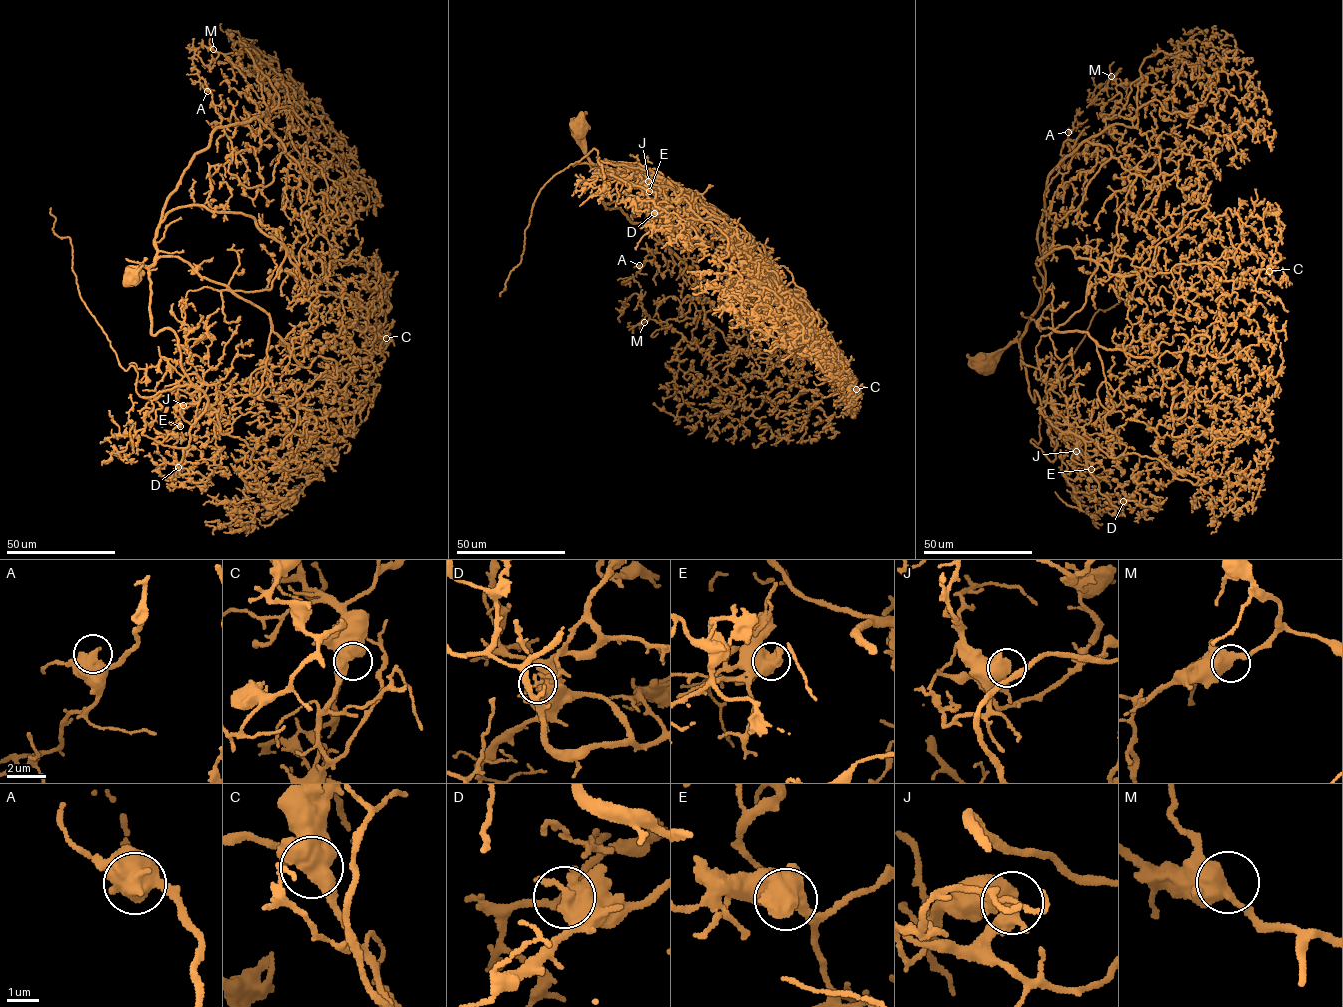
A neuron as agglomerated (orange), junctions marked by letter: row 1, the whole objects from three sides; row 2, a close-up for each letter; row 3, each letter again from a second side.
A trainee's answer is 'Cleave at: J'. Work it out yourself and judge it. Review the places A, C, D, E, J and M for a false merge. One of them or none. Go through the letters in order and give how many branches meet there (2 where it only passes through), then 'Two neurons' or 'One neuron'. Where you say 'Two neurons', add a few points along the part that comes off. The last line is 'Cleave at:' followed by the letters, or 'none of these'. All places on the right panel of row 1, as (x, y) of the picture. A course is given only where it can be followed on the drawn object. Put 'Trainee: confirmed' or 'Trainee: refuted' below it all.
A: Branches: 1. One neuron
C: Branches: 2. One neuron
D: Branches: 1. One neuron
E: Branches: 2. One neuron
J: Branches: 1. Two neurons. Course of the part to remove: (1075, 451), (1070, 431), (1053, 462), (1030, 440), (1094, 314), (1121, 300), (1121, 279)
M: Branches: 2. One neuron
Cleave at: J
Trainee: confirmed

